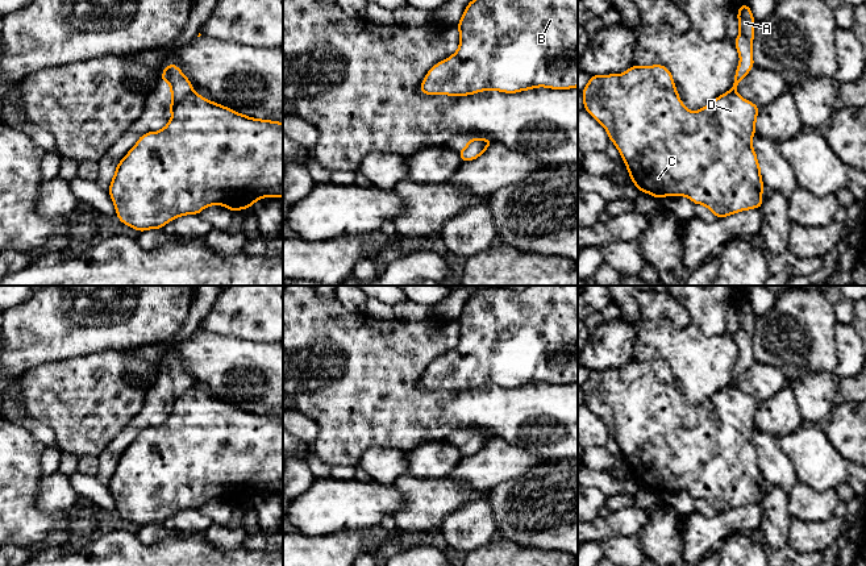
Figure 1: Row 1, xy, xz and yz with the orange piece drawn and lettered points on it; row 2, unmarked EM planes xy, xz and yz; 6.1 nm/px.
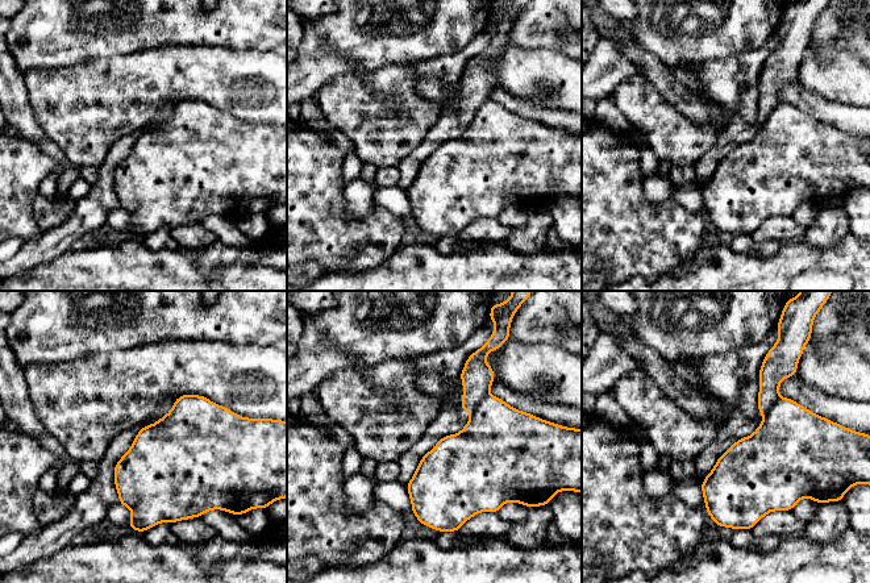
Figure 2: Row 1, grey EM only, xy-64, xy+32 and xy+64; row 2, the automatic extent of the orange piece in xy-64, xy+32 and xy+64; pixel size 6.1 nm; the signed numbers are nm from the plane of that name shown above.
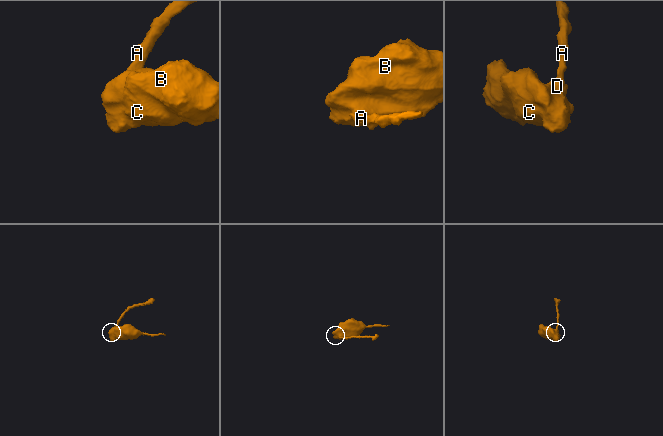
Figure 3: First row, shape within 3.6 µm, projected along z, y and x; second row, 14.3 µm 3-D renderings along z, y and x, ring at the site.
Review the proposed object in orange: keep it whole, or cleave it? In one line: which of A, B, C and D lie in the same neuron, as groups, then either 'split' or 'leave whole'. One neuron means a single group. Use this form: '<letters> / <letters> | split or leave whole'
A / B C D | split

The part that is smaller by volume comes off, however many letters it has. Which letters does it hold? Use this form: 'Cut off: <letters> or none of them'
Cut off: A

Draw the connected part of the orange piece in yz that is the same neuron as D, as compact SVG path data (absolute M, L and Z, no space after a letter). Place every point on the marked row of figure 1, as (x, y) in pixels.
M633 64L619 75L590 76L580 93L584 109L605 129L628 168L630 182L640 192L658 200L663 196L686 196L695 205L707 207L717 219L762 208L763 180L755 150L751 146L759 112L759 107L754 103L728 91L701 109L688 111L679 99L673 74L663 64Z

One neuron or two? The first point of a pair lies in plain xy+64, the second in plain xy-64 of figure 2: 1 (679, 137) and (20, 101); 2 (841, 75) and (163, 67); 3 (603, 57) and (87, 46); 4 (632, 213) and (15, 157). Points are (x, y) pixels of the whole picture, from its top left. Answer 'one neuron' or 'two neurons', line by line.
1: two neurons
2: one neuron
3: one neuron
4: one neuron

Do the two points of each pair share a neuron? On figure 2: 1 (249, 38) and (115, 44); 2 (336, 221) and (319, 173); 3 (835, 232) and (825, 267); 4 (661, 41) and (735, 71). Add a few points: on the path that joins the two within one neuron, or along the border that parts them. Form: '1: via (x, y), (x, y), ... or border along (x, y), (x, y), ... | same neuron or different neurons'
1: via (216, 28), (148, 28) | same neuron
2: via (324, 209), (319, 204), (319, 184) | same neuron
3: border along (849, 230), (827, 248), (812, 248), (800, 240) | different neurons
4: border along (737, 53), (729, 57), (698, 59), (681, 65) | different neurons

